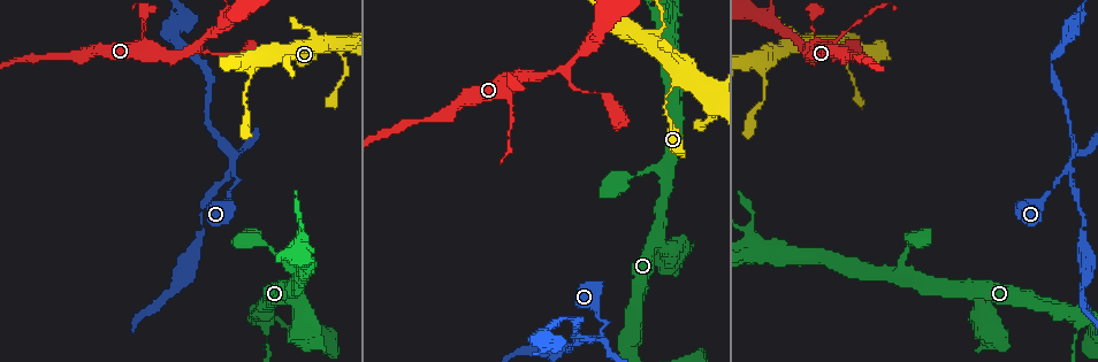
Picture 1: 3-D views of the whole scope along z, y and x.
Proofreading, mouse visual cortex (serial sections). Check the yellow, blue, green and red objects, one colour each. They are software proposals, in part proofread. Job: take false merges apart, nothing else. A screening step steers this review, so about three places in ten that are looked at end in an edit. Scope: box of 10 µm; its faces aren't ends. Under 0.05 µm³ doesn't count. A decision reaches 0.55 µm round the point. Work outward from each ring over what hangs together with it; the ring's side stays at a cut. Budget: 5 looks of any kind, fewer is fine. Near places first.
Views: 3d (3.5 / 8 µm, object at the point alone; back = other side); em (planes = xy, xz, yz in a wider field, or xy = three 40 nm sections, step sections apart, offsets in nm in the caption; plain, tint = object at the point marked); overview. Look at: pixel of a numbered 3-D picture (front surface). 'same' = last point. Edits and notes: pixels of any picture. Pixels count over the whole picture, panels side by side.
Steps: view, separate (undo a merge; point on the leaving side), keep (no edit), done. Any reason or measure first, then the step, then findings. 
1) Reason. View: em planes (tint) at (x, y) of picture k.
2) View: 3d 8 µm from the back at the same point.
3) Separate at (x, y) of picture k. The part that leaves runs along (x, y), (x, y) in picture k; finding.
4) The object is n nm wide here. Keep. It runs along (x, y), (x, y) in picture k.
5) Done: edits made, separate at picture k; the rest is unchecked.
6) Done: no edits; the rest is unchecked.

Sharp bend. View: 3d 3.5 µm at (602, 332) of picture 1.

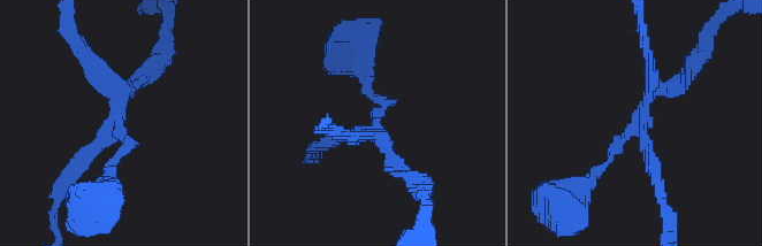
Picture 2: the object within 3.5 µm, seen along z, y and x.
4 arms meet here; the arms are 150, 150, 200, 200 nm wide; need the tissue. View: em planes (tint) at (119, 127) of picture 2.

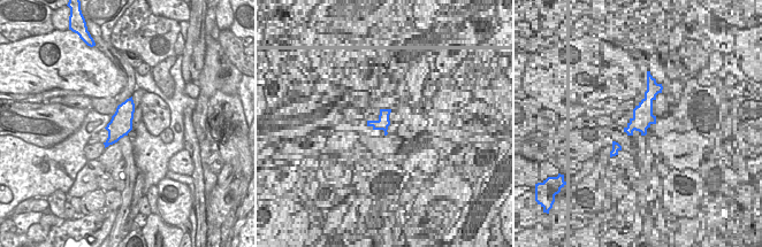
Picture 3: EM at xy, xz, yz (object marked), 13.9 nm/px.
Keep. It runs along (589, 182), (644, 112), (649, 58) in picture 2; one cell here.

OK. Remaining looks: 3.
Sharp bend. View: 3d 8 µm at (338, 44) of picture 1.

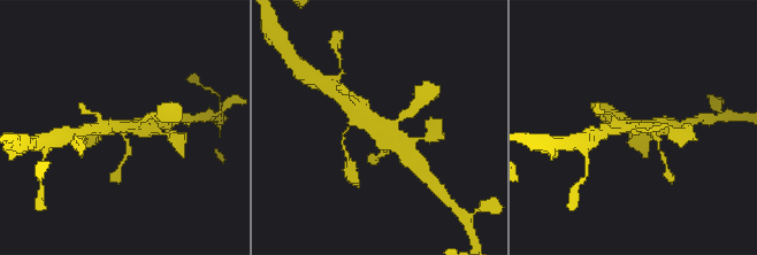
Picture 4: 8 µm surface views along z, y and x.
4 arms meet here; the arms are 150, 200, 350, 450 nm wide; now the EM. View: em xy step 1 (tint) at the same point.

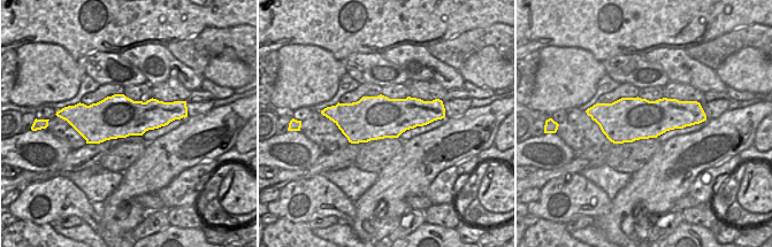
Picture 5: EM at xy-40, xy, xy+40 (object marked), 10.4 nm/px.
Keep. It runs along (352, 123), (384, 134), (398, 157) in picture 4; all the same cell.

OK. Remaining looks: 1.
Done: no edits; the rest is unchecked.

